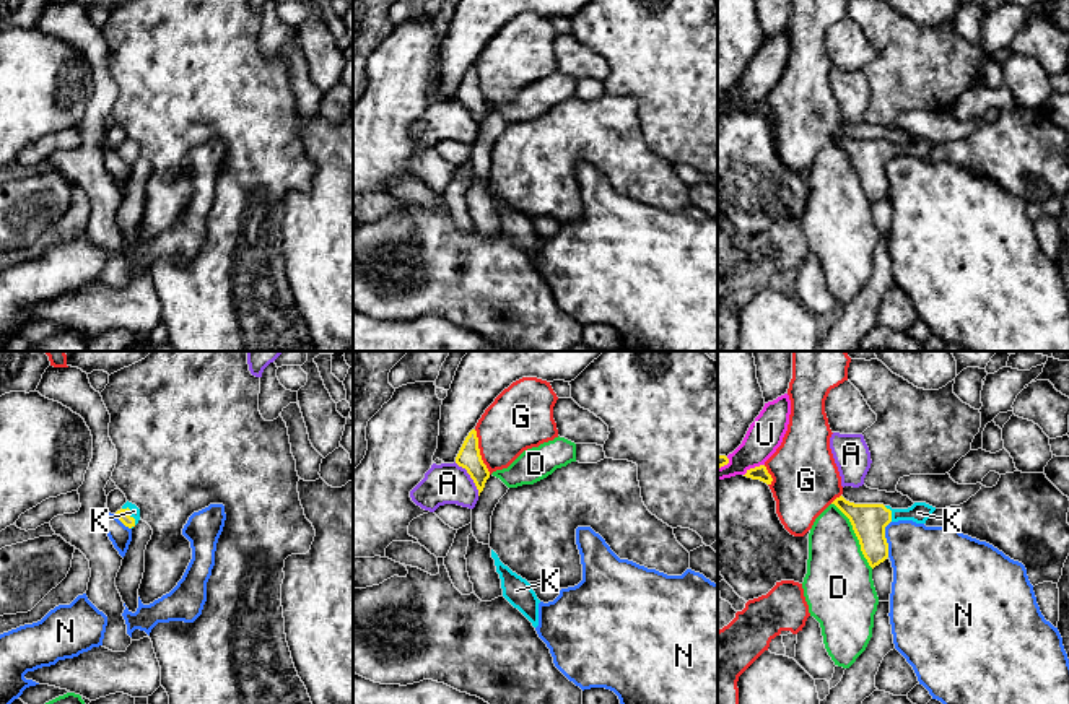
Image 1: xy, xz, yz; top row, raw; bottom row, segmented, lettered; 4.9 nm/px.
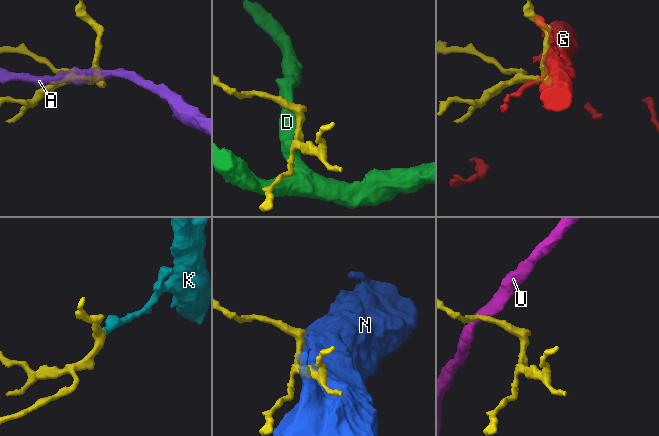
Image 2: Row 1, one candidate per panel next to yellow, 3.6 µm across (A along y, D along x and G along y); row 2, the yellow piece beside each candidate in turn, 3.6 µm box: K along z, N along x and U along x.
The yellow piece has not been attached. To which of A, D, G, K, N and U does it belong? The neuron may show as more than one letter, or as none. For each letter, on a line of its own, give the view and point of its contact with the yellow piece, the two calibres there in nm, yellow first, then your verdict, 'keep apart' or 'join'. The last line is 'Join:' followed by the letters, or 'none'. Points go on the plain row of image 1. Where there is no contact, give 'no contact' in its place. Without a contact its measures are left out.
A: meets yellow in xz at (471, 112); 120 nm thick on the yellow side, 200 nm on the other; keep apart
D: meets yellow in yz at (856, 171); 170 nm thick on the yellow side, 340 nm on the other; keep apart
G: meets yellow in xz at (479, 88); 120 nm thick on the yellow side, 300 nm on the other; keep apart
K: meets yellow in xy at (129, 152); 60 nm thick on the yellow side, 50 nm on the other; join
N: meets yellow in yz at (885, 174); 170 nm thick on the yellow side, 360 nm on the other; keep apart
U: meets yellow in yz at (754, 104); 70 nm thick on the yellow side, 180 nm on the other; keep apart
Join: K

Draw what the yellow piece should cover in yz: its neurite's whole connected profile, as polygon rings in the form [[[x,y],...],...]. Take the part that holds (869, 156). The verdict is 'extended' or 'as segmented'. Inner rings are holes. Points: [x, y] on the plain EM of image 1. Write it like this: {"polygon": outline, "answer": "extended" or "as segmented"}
{"polygon": [[[843,132],[836,133],[831,140],[849,154],[861,187],[872,205],[888,193],[885,163],[890,158],[913,156],[916,159],[926,159],[936,146],[936,143],[926,138],[914,138],[908,145],[892,145],[884,140],[854,140]]], "answer": "extended"}

